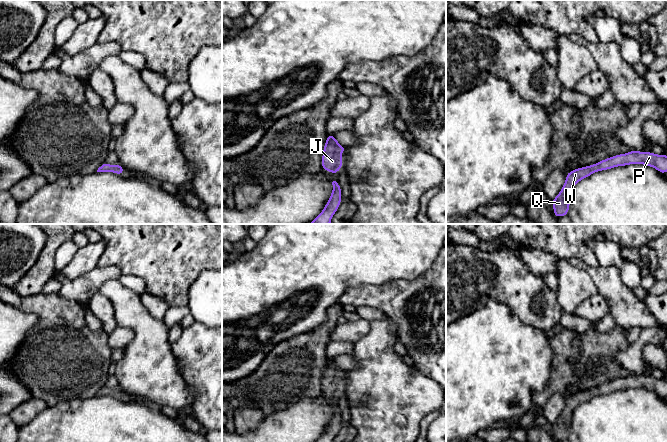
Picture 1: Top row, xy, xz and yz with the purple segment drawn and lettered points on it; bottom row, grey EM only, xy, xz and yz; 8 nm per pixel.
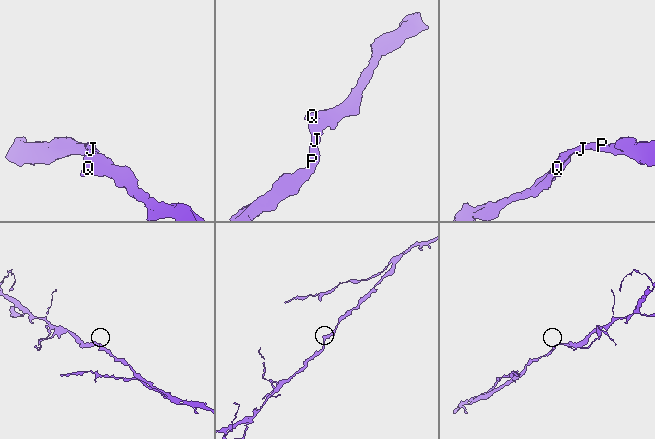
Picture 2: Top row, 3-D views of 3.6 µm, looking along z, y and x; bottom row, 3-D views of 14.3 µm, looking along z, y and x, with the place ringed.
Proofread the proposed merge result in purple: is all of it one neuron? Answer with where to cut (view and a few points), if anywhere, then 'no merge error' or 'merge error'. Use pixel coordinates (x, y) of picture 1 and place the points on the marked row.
no cut; no merge error

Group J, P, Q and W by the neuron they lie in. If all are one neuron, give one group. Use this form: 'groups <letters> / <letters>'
groups J P Q W

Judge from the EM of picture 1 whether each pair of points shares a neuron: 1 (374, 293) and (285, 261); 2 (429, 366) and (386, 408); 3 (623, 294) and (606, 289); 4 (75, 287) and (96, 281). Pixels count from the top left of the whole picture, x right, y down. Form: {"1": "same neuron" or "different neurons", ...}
{"1": "different neurons", "2": "different neurons", "3": "same neuron", "4": "same neuron"}

